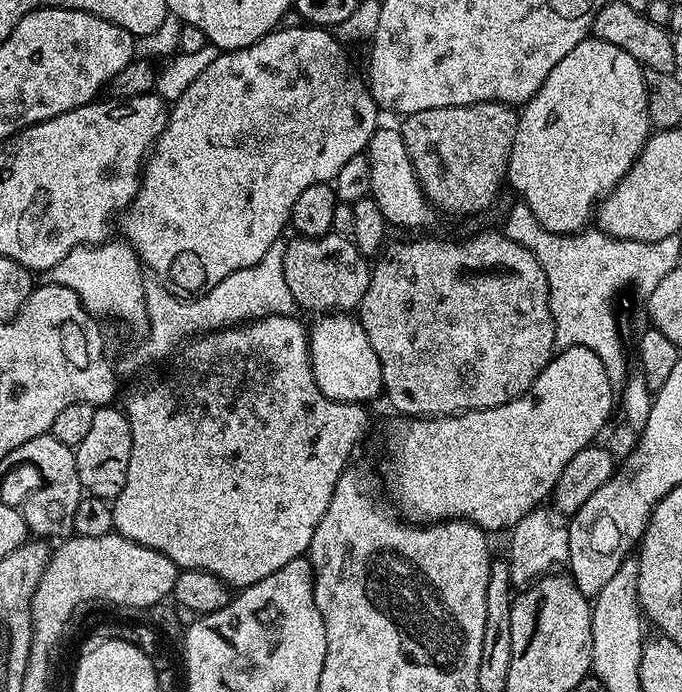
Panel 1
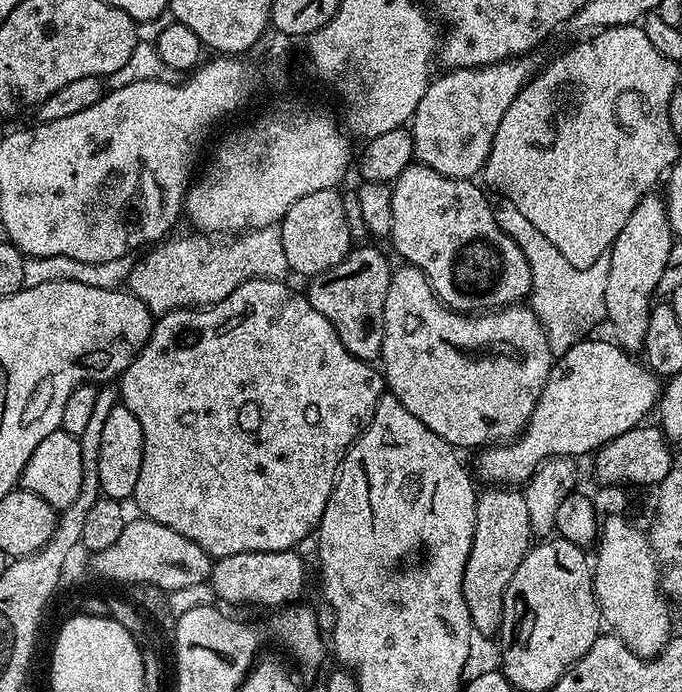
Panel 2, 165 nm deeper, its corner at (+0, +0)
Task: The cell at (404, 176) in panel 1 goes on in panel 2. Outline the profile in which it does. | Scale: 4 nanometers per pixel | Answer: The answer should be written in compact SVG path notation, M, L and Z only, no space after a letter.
M413 162L391 185L394 230L390 243L405 265L422 270L447 308L465 314L519 304L532 291L526 254L498 226L493 205L488 205L485 189L477 184L443 176Z

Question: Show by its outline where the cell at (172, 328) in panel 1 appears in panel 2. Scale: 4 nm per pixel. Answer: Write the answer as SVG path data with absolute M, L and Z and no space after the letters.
M279 224L250 228L239 234L220 234L215 238L208 234L192 235L196 236L185 240L165 239L149 247L143 253L145 256L133 263L126 284L149 313L203 308L230 298L238 286L251 280L284 280L289 275Z

